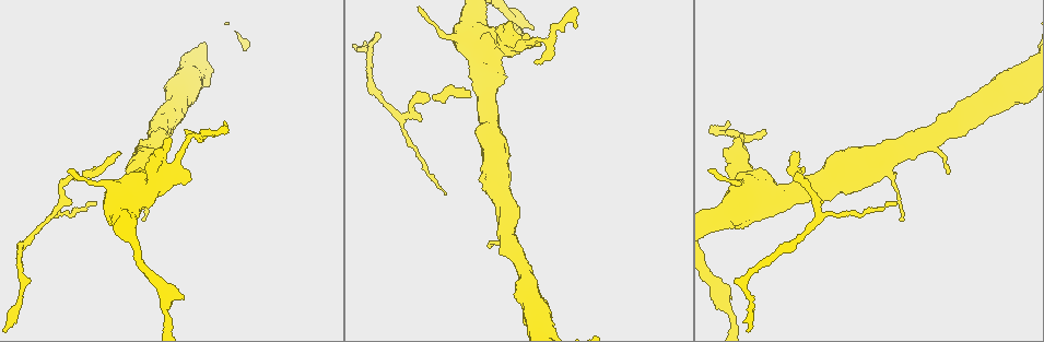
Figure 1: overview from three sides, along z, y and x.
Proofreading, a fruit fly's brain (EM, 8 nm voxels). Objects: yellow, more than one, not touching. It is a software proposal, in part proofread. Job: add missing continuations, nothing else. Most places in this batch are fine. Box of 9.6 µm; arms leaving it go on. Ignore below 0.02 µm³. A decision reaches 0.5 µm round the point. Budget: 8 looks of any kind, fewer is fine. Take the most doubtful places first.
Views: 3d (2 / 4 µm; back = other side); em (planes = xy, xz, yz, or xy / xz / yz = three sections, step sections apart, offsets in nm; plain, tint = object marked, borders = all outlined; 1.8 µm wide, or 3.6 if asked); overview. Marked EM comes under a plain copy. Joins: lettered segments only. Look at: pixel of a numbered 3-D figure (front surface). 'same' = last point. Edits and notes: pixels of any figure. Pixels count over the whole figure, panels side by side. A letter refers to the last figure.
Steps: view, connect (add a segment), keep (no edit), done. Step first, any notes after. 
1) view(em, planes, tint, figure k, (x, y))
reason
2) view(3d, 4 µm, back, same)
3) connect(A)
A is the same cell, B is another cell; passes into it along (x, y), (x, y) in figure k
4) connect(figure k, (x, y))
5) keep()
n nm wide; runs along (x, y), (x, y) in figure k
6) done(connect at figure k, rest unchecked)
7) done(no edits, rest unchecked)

view(3d, 2 µm, figure 1, (469, 97))
branch stops here

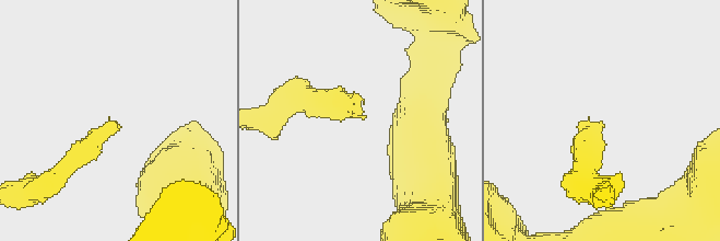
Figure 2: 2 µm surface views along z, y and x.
view(em, planes, borders, figure 2, (599, 126))

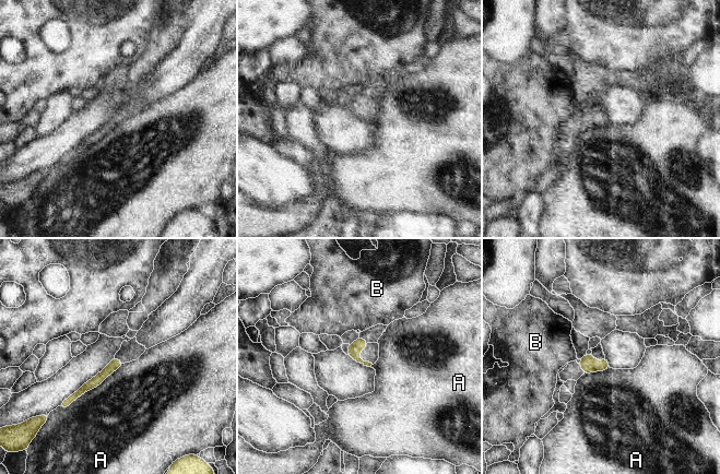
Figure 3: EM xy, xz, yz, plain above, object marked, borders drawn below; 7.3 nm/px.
keep()
A touches over 600 nm; A and B are other cells; no lettered segment goes on from it

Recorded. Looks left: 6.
view(em, 3.6 µm, planes, tint, figure 1, (226, 122))
branch stops here

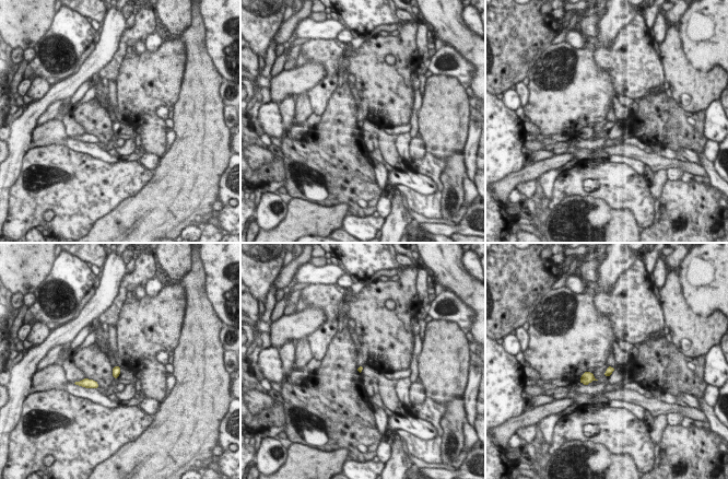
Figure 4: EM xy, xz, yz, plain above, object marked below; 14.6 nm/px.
view(em, 3.6 µm, planes, borders, same)

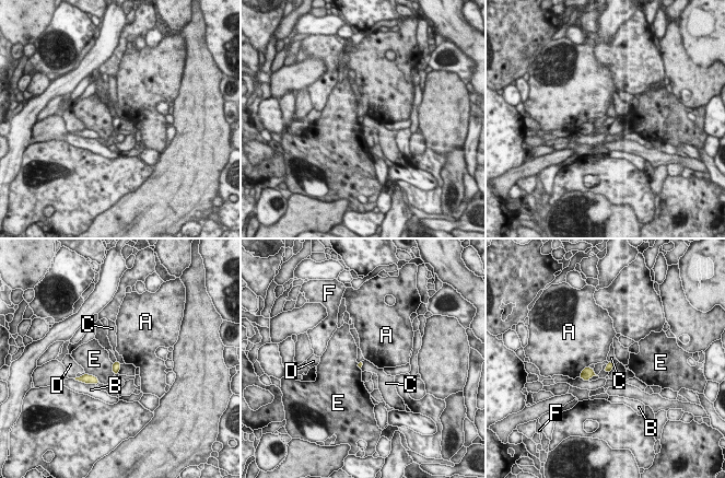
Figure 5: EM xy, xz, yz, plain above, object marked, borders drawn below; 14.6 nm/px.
keep()
A, B, C, D, E and F are other cells; border along (608, 361), (615, 364) in figure 5; no lettered segment goes on from it

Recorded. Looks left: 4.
view(em, planes, borders, figure 1, (532, 28))
free end

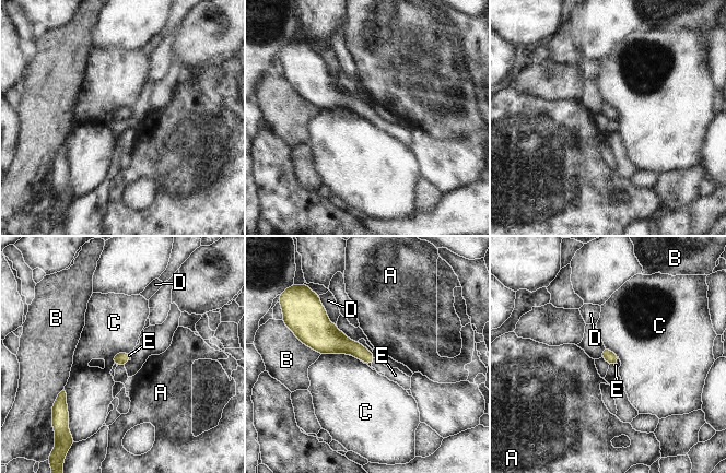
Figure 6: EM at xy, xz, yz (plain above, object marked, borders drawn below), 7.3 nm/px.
connect(E)
E is the same cell, A, B, C and D are other cells; passes into it along (342, 345), (373, 359), (395, 375) in figure 6; the neuron continues

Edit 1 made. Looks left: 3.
done(connect at figure 6, rest unchecked)

